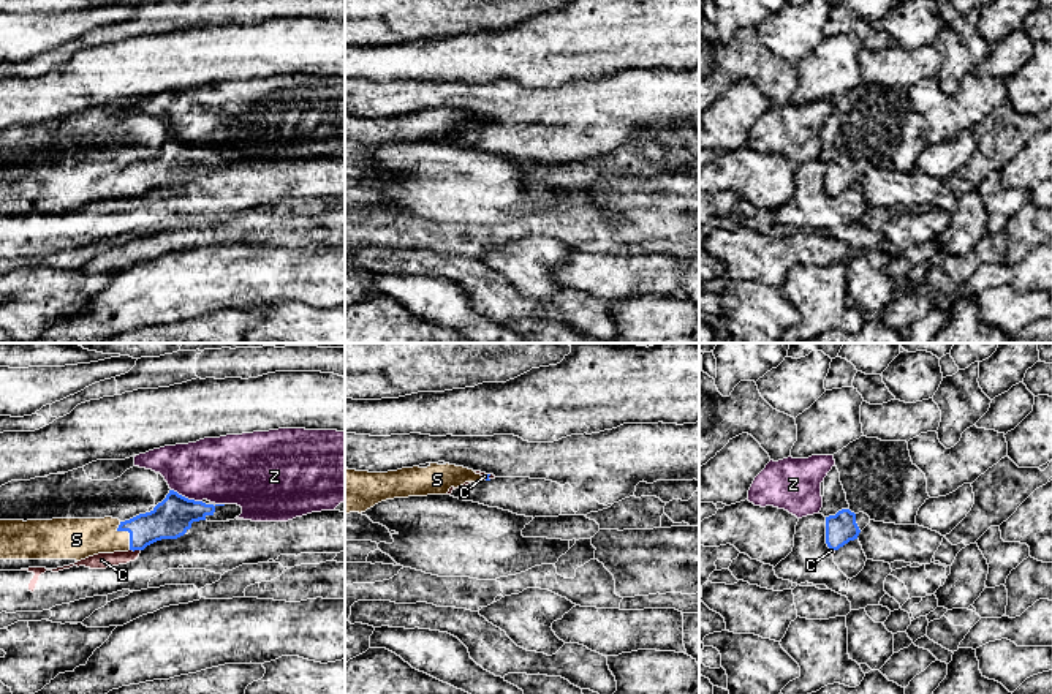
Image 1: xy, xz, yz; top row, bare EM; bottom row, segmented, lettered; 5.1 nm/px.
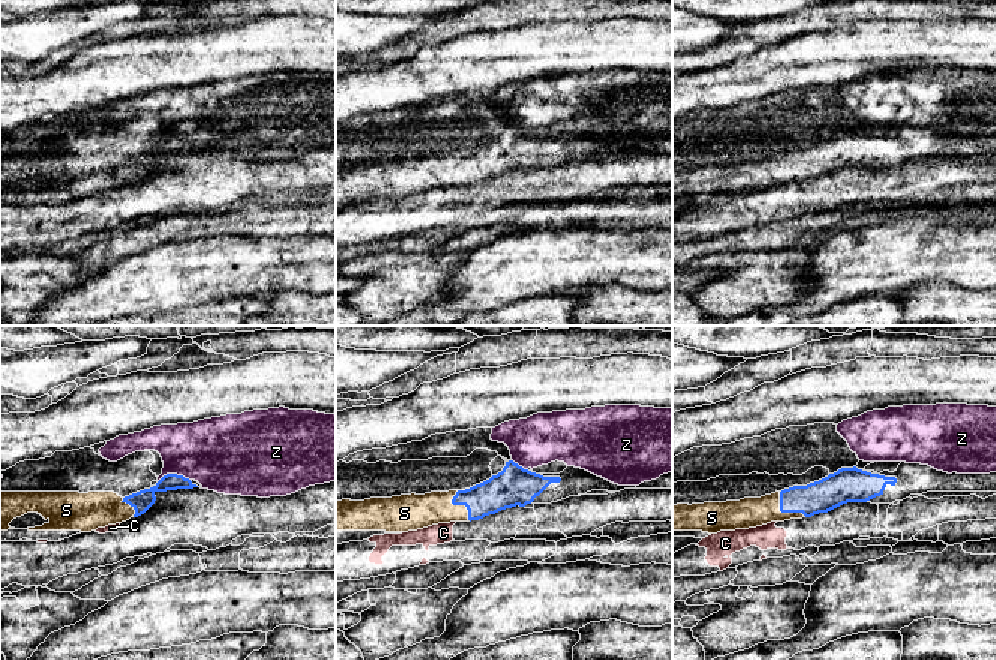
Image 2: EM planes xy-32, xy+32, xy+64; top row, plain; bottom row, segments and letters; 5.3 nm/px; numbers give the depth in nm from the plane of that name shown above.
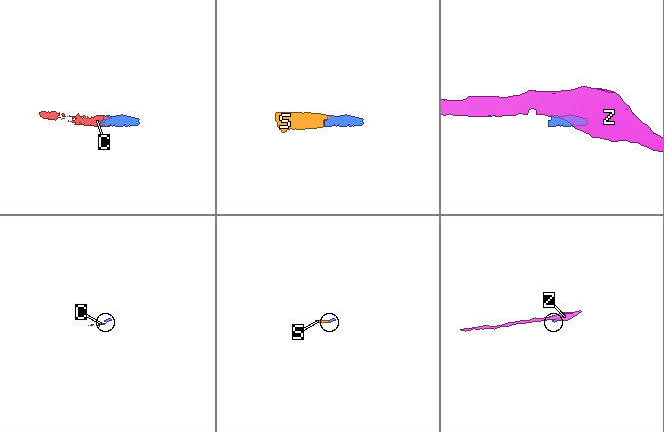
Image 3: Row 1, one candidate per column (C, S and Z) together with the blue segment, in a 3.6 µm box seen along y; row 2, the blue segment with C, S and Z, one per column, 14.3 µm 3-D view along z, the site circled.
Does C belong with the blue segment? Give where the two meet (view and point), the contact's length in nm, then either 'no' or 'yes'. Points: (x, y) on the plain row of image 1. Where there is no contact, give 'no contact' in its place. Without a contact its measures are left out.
xy (135, 195) | 60 nm | no

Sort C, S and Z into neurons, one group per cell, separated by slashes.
C / S / Z

